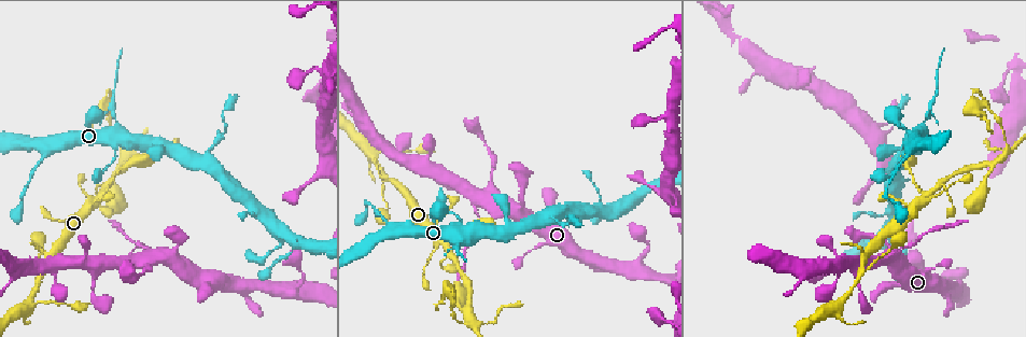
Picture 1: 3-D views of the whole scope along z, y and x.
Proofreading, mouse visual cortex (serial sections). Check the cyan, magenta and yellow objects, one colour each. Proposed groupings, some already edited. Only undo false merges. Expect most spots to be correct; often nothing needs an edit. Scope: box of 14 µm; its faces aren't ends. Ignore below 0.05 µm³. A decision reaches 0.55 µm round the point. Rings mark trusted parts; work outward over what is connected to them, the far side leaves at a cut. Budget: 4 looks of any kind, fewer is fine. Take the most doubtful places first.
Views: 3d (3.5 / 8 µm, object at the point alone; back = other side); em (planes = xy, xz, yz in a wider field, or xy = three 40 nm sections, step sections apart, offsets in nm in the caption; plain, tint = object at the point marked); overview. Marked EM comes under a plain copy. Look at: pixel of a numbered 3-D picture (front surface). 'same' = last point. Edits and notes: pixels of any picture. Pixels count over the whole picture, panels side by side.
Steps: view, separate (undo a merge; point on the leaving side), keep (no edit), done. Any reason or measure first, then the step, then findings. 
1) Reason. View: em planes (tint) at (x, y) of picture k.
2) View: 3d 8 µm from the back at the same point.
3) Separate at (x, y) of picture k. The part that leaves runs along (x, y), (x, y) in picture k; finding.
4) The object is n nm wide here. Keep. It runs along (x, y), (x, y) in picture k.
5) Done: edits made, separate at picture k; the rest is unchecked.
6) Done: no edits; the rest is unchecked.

Thick turns thin. View: 3d 3.5 µm at (900, 250) of picture 1.

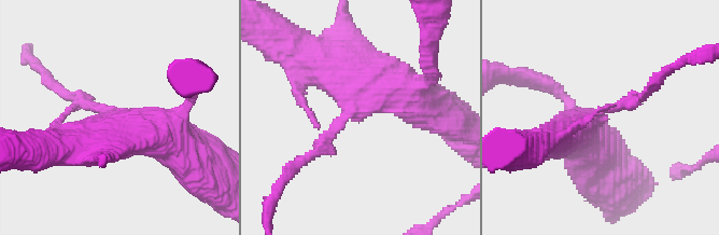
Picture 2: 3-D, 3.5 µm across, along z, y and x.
The arms are 200, 600 nm wide. View: em xy step 3 (tint) at (105, 109) of picture 2.

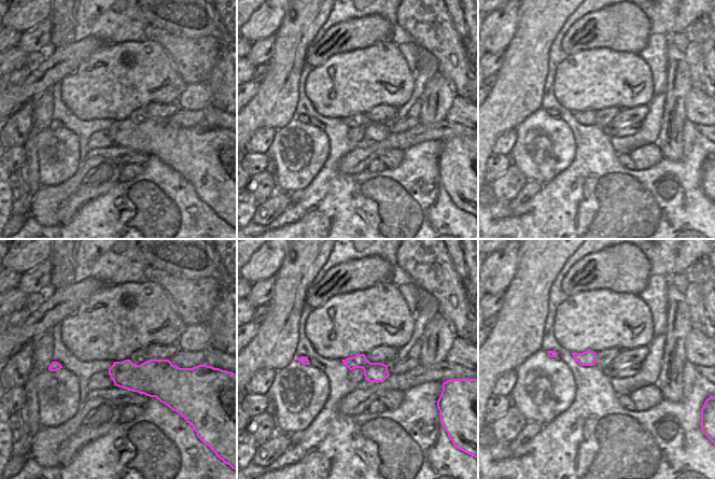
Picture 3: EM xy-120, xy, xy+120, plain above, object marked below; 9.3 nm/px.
Keep. It runs along (395, 90), (375, 82), (299, 165) in picture 2; one cell here.

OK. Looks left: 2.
Two arms in line, one across. View: 3d 8 µm from the back at (117, 121) of picture 1.

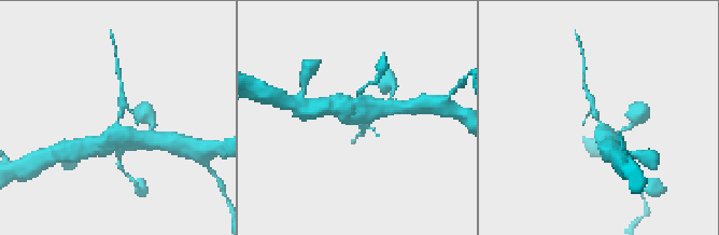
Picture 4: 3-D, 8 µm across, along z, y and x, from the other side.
View: em planes (tint) at (601, 123) of picture 4.

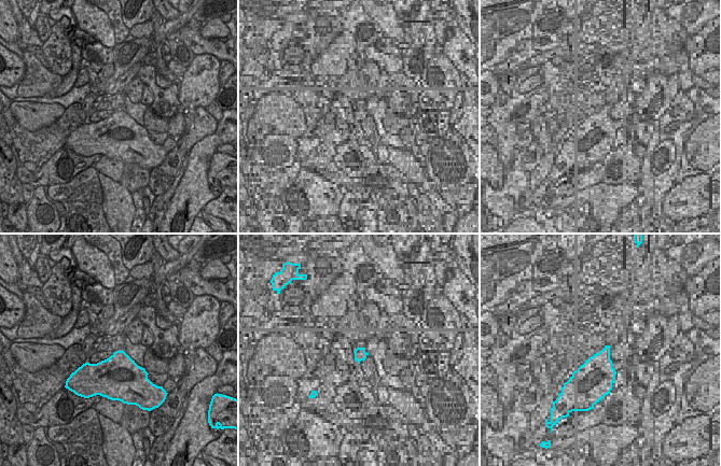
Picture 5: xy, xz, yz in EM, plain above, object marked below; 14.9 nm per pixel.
The arms are 200, 500, 500 nm wide. Separate at (121, 101) of picture 4. The part that leaves runs along (118, 118), (123, 101), (118, 73) in picture 4; a second cell is stuck on.

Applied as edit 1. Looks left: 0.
Done: edits made, separate at picture 4; the rest is unchecked.

